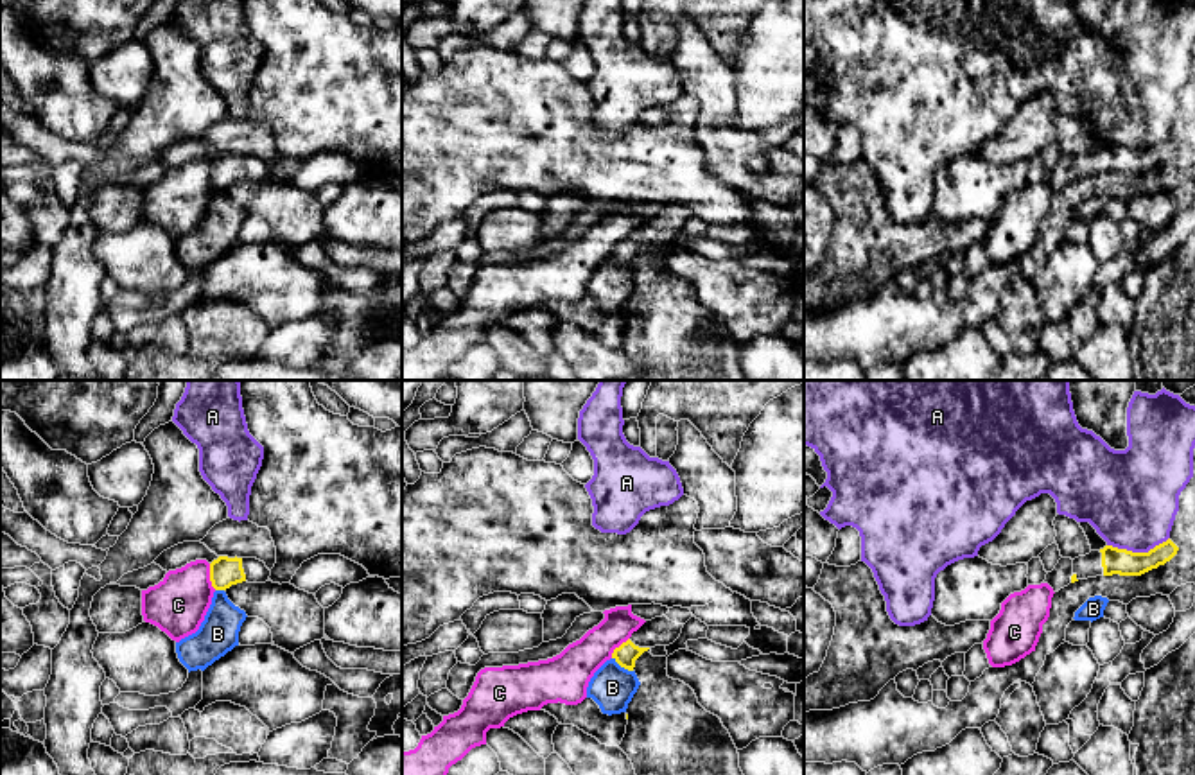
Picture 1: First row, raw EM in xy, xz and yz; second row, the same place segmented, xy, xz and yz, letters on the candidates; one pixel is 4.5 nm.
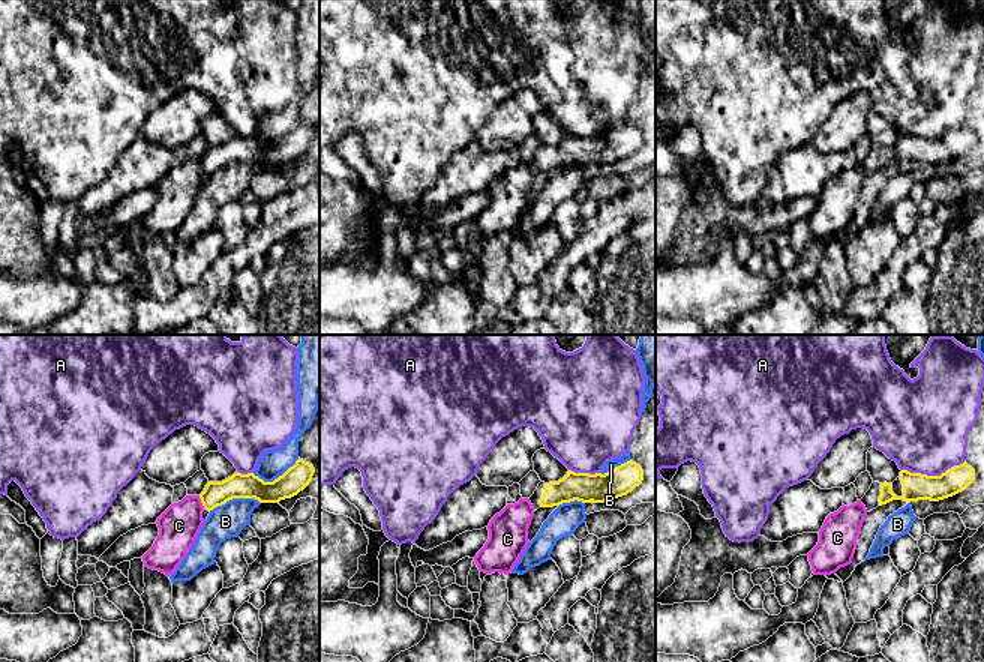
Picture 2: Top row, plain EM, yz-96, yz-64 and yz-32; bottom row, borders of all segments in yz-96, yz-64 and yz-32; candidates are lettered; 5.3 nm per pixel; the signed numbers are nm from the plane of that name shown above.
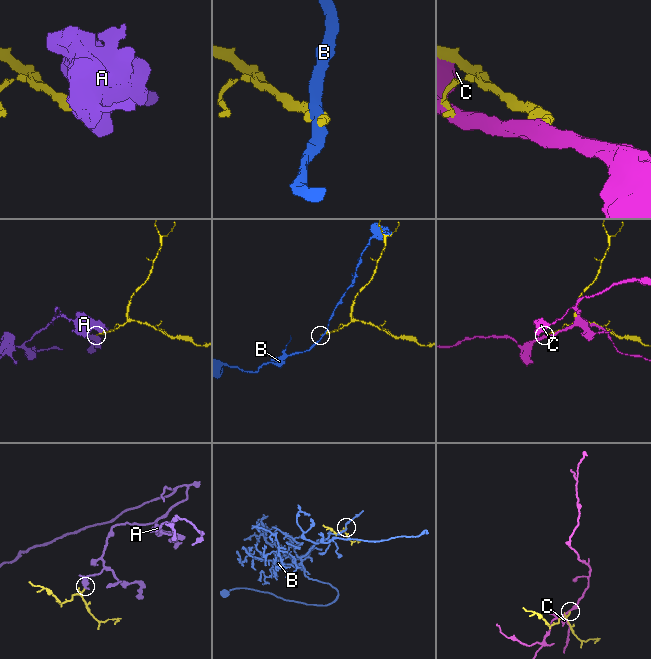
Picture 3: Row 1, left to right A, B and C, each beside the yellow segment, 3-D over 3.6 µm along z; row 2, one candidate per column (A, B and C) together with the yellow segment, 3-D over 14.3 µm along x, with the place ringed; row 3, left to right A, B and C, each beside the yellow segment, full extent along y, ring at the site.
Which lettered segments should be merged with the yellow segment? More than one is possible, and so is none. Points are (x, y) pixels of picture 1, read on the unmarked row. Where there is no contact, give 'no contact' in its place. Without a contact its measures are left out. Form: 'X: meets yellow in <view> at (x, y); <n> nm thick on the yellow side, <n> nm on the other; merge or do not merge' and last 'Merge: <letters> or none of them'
A: meets yellow in yz at (1138, 151); 120 nm thick on the yellow side, 420 nm on the other; do not merge
B: meets yellow in xz at (623, 264); 100 nm thick on the yellow side, 200 nm on the other; do not merge
C: meets yellow in xy at (210, 174); 130 nm thick on the yellow side, 260 nm on the other; do not merge
Merge: none of them

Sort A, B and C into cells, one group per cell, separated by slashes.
A / B / C

